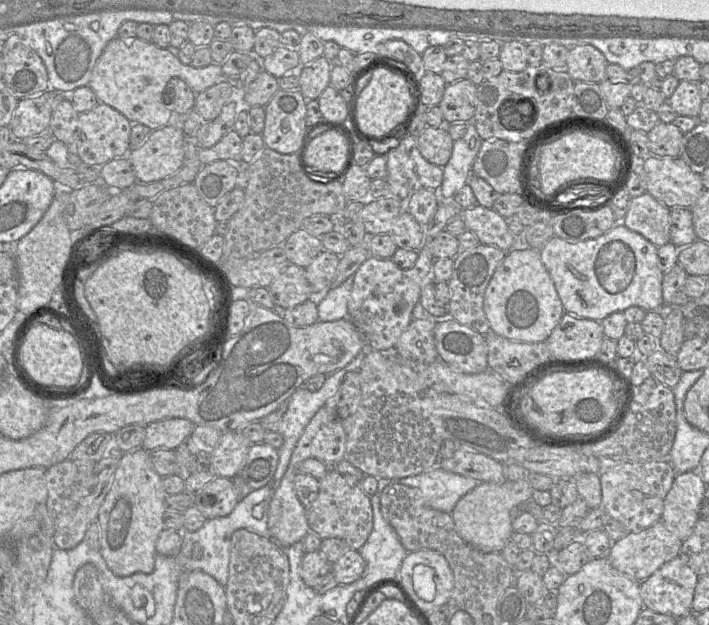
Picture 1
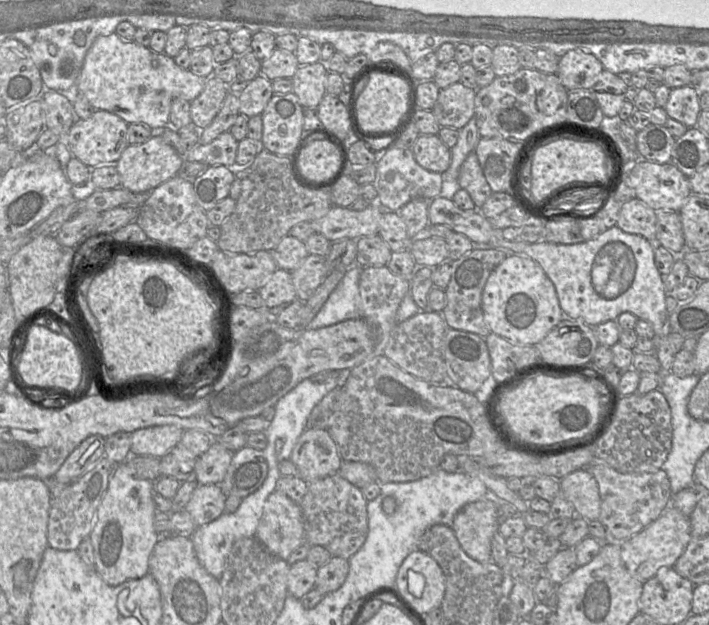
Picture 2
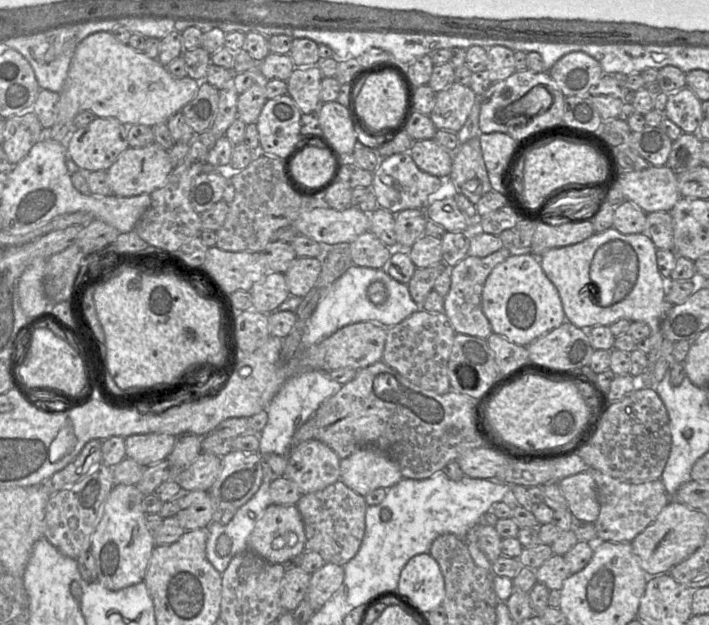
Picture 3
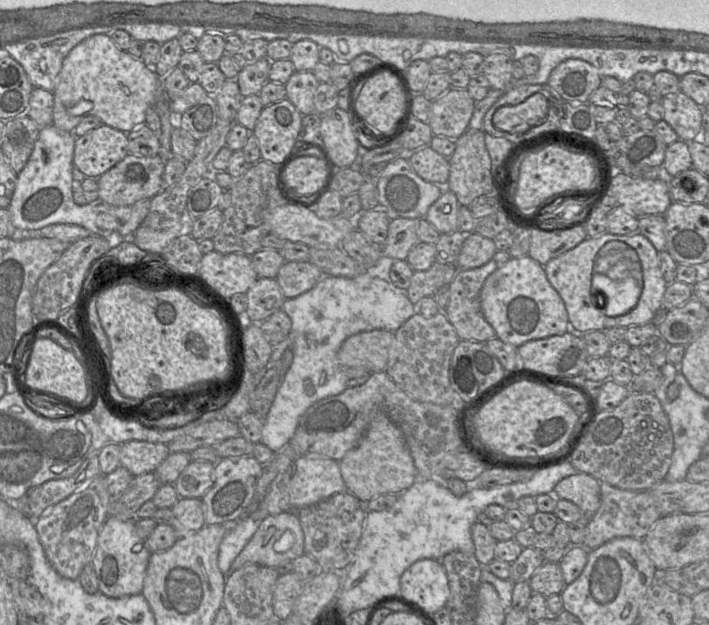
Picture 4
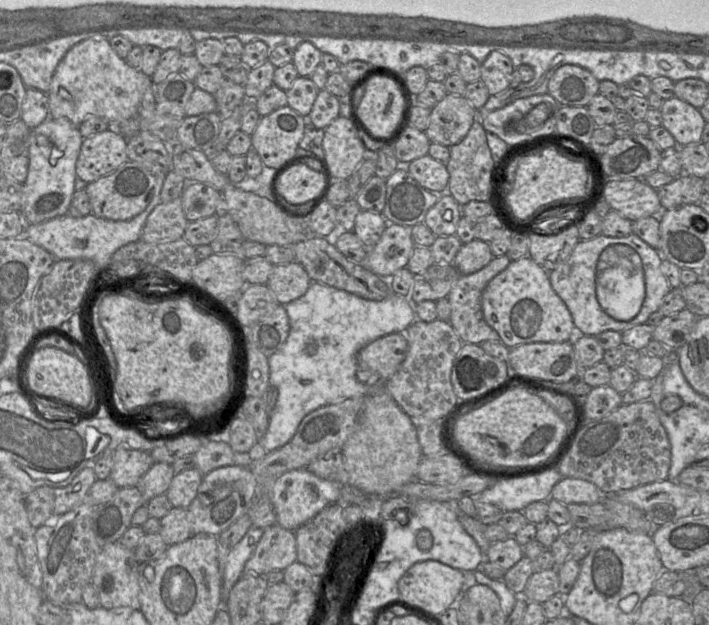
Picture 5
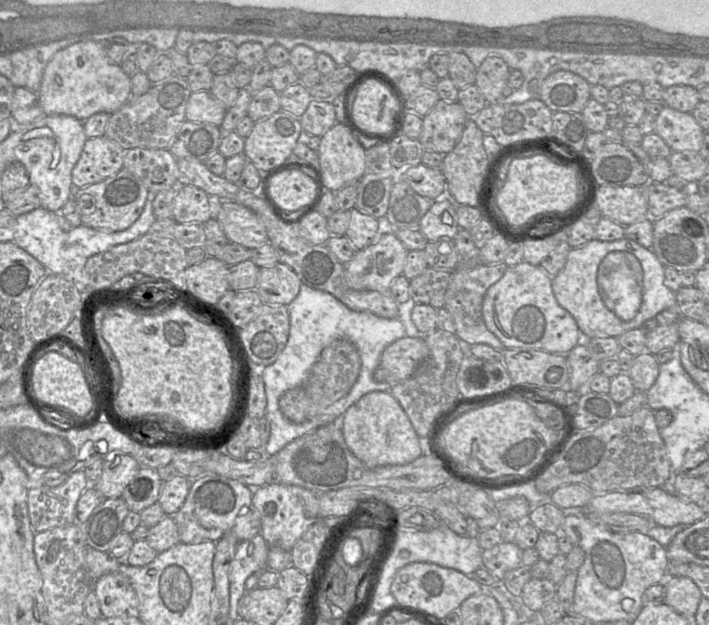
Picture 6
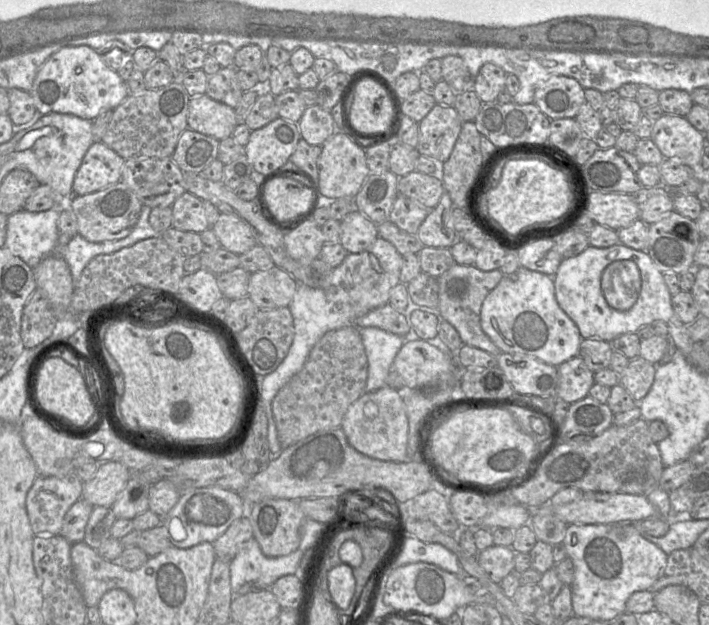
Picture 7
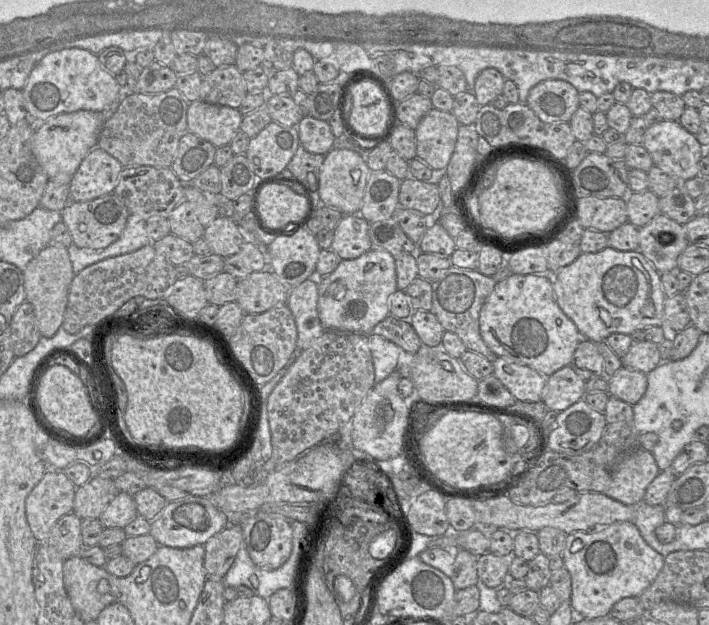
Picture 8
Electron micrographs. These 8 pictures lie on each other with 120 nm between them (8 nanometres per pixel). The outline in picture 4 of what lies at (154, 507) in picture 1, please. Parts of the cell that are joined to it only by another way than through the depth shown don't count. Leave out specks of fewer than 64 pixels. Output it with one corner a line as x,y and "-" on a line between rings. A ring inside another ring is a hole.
107,517
99,532
92,560
99,582
99,591
111,598
142,593
150,555
146,539
139,536
134,520

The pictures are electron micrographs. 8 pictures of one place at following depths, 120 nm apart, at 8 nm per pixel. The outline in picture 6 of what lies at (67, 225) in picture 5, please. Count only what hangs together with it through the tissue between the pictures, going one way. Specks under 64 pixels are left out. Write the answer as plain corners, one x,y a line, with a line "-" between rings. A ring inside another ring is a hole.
149,192
143,212
139,218
133,225
123,231
104,232
82,224
74,227
69,232
65,232
58,223
58,213
40,207
16,217
17,227
13,241
36,258
46,268
47,274
52,273
63,276
72,281
82,293
87,293
89,291
89,279
85,265
88,258
149,233
156,221
153,212
153,201
156,194

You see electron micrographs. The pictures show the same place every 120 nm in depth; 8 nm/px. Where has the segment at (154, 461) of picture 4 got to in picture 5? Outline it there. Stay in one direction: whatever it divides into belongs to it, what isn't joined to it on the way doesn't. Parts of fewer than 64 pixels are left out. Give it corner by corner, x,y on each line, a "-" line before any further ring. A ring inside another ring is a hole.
119,447
113,452
113,467
109,478
118,488
136,486
153,464
150,452

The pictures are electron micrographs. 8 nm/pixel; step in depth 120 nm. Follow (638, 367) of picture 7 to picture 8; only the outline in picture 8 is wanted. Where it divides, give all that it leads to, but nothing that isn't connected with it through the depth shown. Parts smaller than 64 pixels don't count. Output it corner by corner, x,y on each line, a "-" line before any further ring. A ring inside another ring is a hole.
621,367
608,378
608,394
630,405
636,404
647,389
647,374

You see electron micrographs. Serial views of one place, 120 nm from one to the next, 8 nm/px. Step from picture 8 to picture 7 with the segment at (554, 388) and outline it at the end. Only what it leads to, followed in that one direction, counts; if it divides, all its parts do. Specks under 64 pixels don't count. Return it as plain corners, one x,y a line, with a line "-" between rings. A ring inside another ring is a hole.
577,355
557,367
558,386
555,397
572,404
589,395
593,386
594,373

